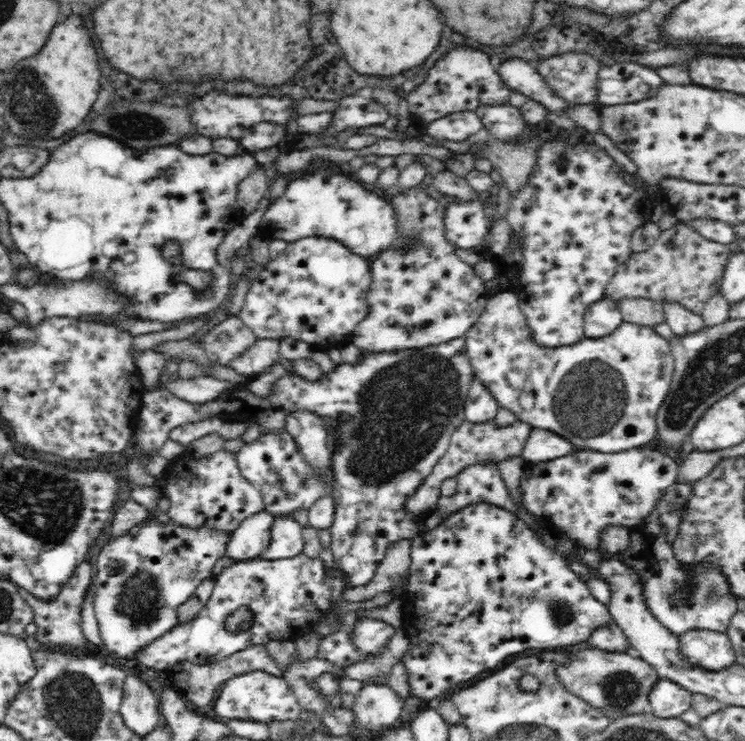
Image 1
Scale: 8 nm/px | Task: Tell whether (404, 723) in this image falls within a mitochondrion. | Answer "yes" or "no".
no

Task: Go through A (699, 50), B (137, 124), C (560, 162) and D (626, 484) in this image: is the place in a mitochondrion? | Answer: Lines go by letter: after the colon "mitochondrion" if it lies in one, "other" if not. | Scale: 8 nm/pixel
A: other
B: mitochondrion
C: mitochondrion
D: other

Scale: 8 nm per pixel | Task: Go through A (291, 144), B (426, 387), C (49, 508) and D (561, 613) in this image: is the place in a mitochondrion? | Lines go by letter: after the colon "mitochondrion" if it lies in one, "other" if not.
A: other
B: mitochondrion
C: mitochondrion
D: mitochondrion

